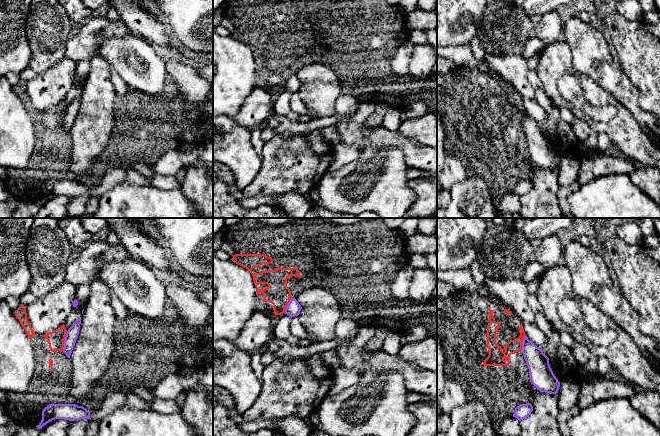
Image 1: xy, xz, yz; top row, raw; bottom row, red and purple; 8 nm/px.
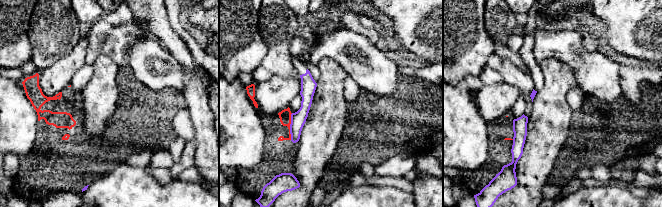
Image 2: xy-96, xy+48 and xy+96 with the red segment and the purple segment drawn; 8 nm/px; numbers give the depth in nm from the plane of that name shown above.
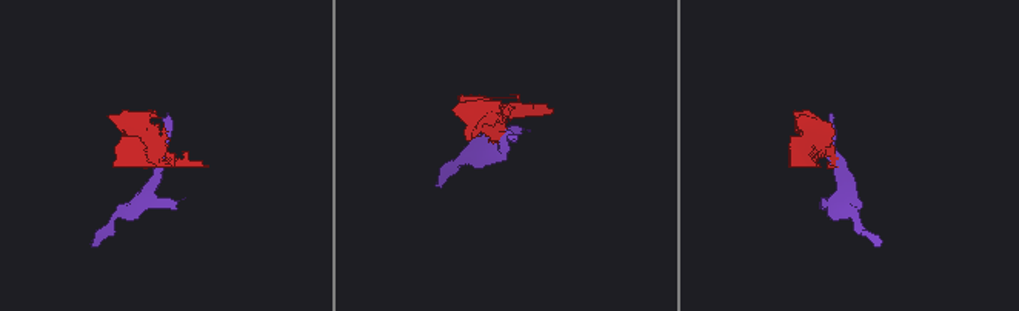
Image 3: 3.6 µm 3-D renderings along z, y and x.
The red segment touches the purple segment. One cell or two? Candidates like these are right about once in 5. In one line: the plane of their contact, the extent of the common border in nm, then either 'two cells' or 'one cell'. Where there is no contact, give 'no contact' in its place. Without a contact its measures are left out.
xy | 170 nm | two cells

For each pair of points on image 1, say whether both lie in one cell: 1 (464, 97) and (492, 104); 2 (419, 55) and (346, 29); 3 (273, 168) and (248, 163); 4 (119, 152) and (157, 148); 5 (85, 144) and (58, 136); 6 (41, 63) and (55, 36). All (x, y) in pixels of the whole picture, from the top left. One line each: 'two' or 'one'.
1: one
2: two
3: two
4: one
5: two
6: one

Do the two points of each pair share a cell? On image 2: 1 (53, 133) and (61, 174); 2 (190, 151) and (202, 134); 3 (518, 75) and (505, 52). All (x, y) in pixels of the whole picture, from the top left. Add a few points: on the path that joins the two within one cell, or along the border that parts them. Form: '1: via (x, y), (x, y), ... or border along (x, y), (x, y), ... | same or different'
1: via (44, 141), (53, 149), (54, 163) | same
2: border along (194, 139), (195, 163), (193, 165) | different
3: border along (494, 52), (510, 60), (523, 72) | different

